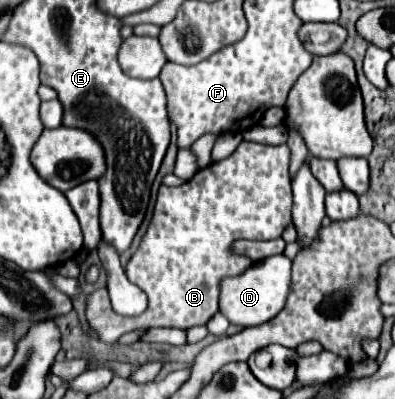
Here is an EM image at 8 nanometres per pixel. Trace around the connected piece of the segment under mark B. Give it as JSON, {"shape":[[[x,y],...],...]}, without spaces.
{"shape":[[[241,142],[237,150],[219,162],[201,168],[191,180],[183,186],[171,188],[161,186],[159,198],[155,204],[153,220],[147,228],[147,234],[141,240],[139,250],[131,256],[127,264],[127,278],[137,284],[149,296],[149,308],[137,316],[119,320],[109,306],[107,290],[97,290],[87,296],[87,320],[97,330],[99,338],[105,342],[115,342],[123,334],[137,328],[155,328],[155,326],[171,326],[171,328],[191,328],[199,324],[207,324],[213,314],[219,310],[219,284],[223,278],[243,274],[253,262],[243,256],[235,256],[231,252],[231,242],[239,238],[247,240],[273,240],[279,238],[285,226],[292,220],[291,209],[293,195],[291,176],[289,176],[289,146],[265,146],[255,142]]]}

